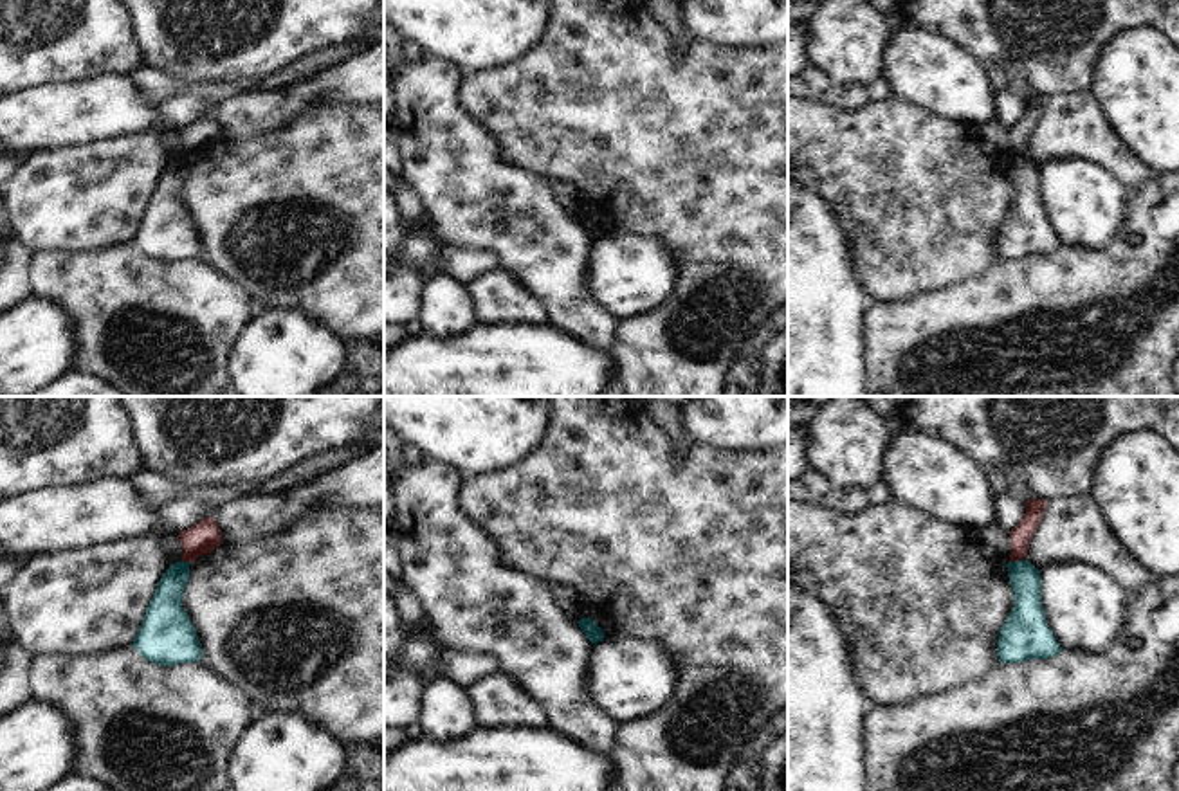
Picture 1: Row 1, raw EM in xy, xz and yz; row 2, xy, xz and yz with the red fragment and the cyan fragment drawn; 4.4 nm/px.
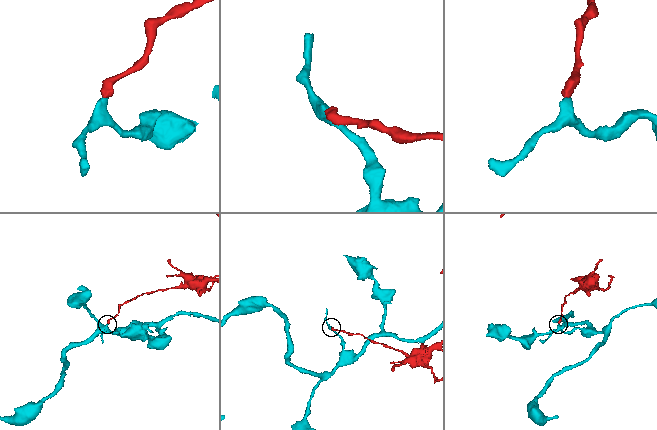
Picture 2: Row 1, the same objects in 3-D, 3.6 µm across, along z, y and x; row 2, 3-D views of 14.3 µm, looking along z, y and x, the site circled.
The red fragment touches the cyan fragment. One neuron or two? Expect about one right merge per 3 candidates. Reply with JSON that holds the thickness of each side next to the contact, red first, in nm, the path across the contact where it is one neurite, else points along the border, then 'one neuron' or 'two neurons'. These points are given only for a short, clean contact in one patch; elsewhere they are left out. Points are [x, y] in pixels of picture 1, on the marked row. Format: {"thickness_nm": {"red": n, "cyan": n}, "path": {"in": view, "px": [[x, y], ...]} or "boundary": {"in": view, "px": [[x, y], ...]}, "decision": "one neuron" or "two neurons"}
{"thickness_nm": {"red": 100, "cyan": 140}, "boundary": {"in": "yz", "px": [[1023, 559], [1010, 563]]}, "decision": "two neurons"}

